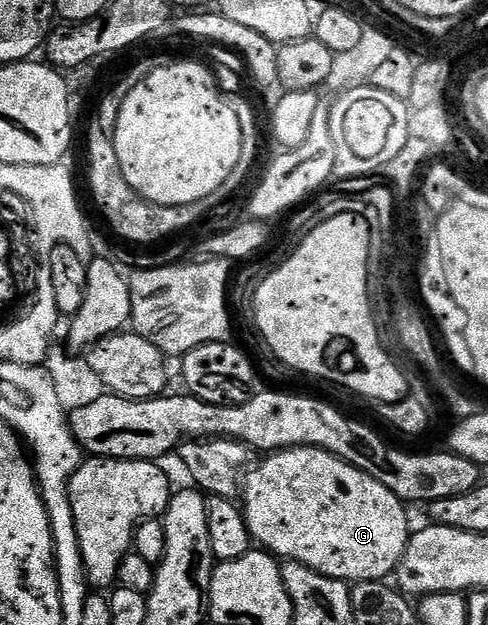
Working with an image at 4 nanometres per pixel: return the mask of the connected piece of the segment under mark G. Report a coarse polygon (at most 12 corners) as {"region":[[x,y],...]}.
{"region":[[334,453],[245,474],[248,531],[347,583],[397,570],[407,506]]}

